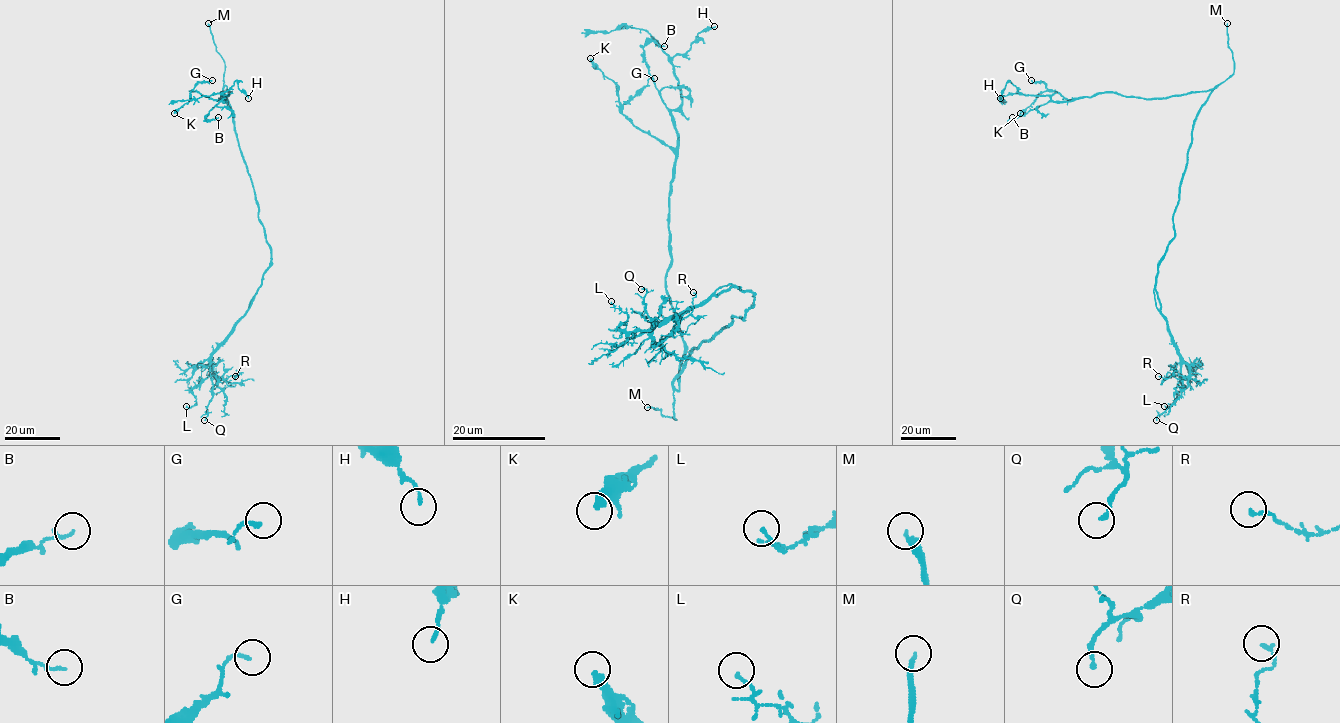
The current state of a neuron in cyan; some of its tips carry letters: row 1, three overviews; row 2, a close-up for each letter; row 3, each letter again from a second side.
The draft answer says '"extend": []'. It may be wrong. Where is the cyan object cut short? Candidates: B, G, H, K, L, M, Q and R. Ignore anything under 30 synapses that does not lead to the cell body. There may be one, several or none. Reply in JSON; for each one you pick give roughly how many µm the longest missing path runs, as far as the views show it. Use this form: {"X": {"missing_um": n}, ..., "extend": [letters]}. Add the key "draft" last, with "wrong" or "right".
{"M": {"missing_um": 10}, "extend": ["M"], "draft": "wrong"}

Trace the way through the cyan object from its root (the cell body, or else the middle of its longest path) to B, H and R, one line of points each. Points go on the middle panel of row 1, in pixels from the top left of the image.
B: (697, 347), (672, 383), (678, 390), (684, 340), (665, 279), (677, 129), (643, 49), (653, 41), (664, 46)
H: (697, 347), (672, 383), (678, 390), (684, 340), (665, 279), (671, 112), (682, 103), (672, 58), (714, 26)
R: (697, 347), (742, 319), (754, 295), (733, 286), (675, 313), (653, 329), (657, 343), (692, 312), (693, 292)

